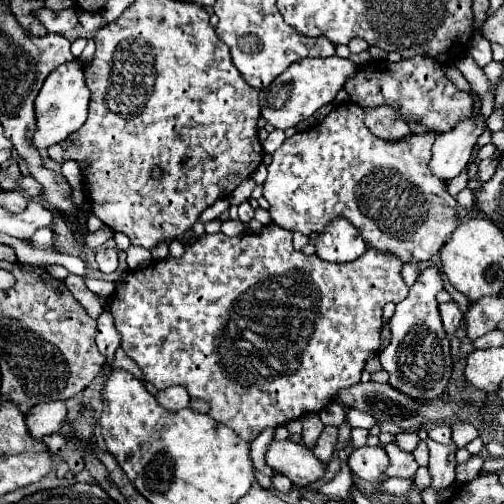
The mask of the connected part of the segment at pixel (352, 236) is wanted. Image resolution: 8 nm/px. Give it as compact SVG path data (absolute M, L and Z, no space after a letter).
M332 219L316 239L316 255L330 263L358 259L366 251L366 241L348 219Z

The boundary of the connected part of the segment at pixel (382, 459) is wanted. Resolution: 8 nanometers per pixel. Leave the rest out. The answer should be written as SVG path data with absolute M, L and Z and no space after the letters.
M360 447L348 457L350 471L370 483L380 483L384 471L390 467L390 457L382 447Z

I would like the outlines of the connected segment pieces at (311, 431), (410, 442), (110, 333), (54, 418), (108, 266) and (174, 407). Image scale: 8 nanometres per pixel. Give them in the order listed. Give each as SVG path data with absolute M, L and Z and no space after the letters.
M318 413L302 415L300 421L302 421L302 427L304 427L304 431L302 431L304 445L306 445L308 449L312 449L312 447L314 447L314 441L318 441L318 435L320 435L322 429L324 429L324 425L322 425L322 421L318 419Z
M402 431L402 433L394 435L394 439L396 439L394 443L396 443L402 451L414 451L414 449L418 447L418 443L420 443L416 431Z
M106 307L97 319L96 345L98 345L100 353L108 359L108 363L112 363L114 351L120 347L120 335L118 335L114 321L110 317L110 311Z
M62 401L38 403L26 413L26 427L32 439L42 441L46 435L58 433L66 419L66 405Z
M106 249L106 251L98 251L96 253L96 261L98 261L98 269L102 273L112 273L118 267L118 255L116 249Z
M170 387L168 391L158 391L156 401L168 411L178 411L190 405L190 395L186 395L184 387Z

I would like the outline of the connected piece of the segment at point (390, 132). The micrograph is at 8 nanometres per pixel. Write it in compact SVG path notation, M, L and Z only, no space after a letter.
M392 107L366 109L364 123L376 137L382 137L386 141L398 141L412 135L408 123Z

